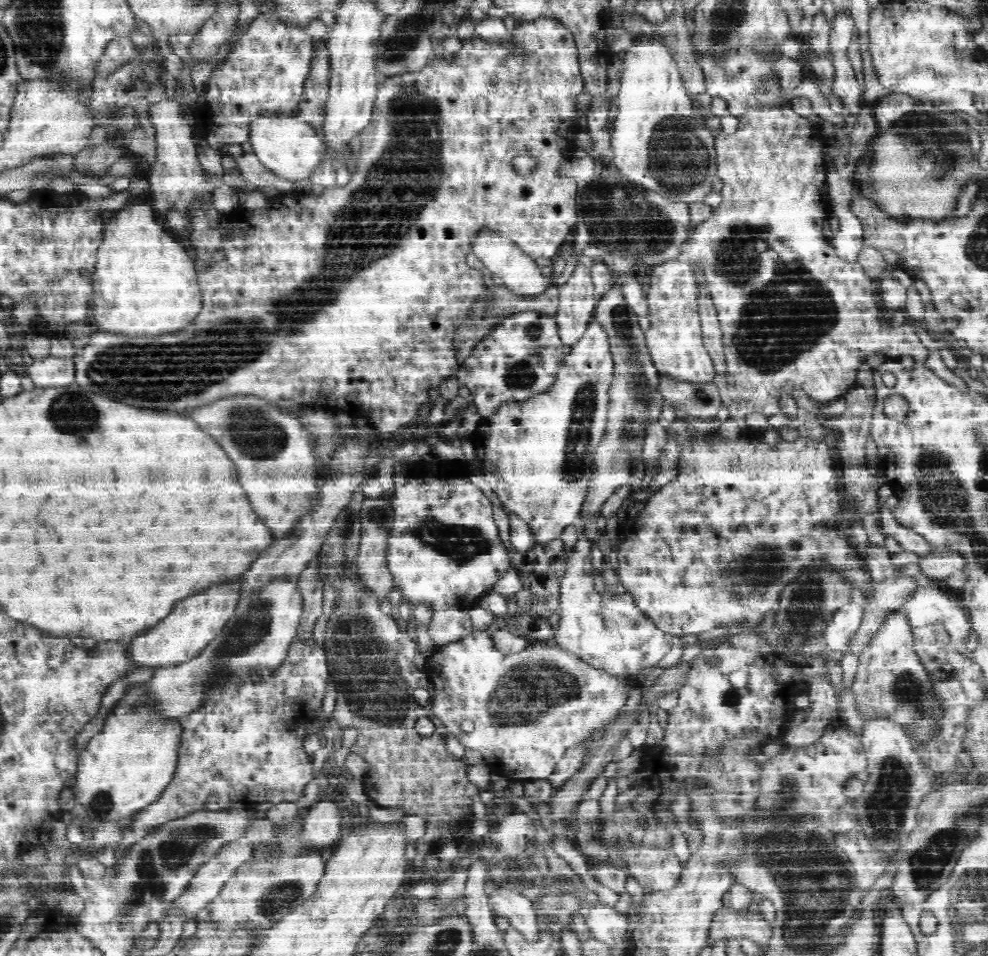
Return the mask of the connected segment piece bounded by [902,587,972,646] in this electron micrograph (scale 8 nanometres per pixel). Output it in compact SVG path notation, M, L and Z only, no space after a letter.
M918 587L902 609L912 628L938 623L947 630L956 646L966 645L972 636L970 618L963 604L938 592L938 588Z

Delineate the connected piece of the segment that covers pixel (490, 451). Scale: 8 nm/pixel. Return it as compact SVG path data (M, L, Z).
M590 322L580 340L572 344L572 350L567 348L548 390L522 400L505 400L492 415L482 417L477 430L468 437L476 445L482 474L502 510L508 516L516 516L528 527L536 545L547 546L558 540L566 526L572 526L579 518L580 507L591 483L594 453L607 427L612 377L609 340L596 322Z

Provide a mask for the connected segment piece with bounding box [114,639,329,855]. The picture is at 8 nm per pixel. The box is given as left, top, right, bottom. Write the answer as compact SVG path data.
M295 639L289 660L274 671L268 680L259 682L257 679L244 681L232 678L236 684L230 684L226 680L224 684L228 684L228 688L214 690L216 686L212 686L204 700L204 706L178 721L182 732L177 746L177 767L172 780L156 802L134 814L134 820L128 827L124 840L114 847L115 855L161 824L174 818L184 818L190 812L202 808L220 810L232 808L234 804L249 808L264 801L292 803L302 798L308 782L312 780L312 758L304 752L302 745L307 736L304 724L314 719L314 710L322 705L328 673L327 659L322 646L315 644L313 639L307 642Z

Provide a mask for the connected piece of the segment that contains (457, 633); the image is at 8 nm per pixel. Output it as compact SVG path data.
M450 607L434 613L428 629L438 646L454 642L472 631L472 622L468 611Z

